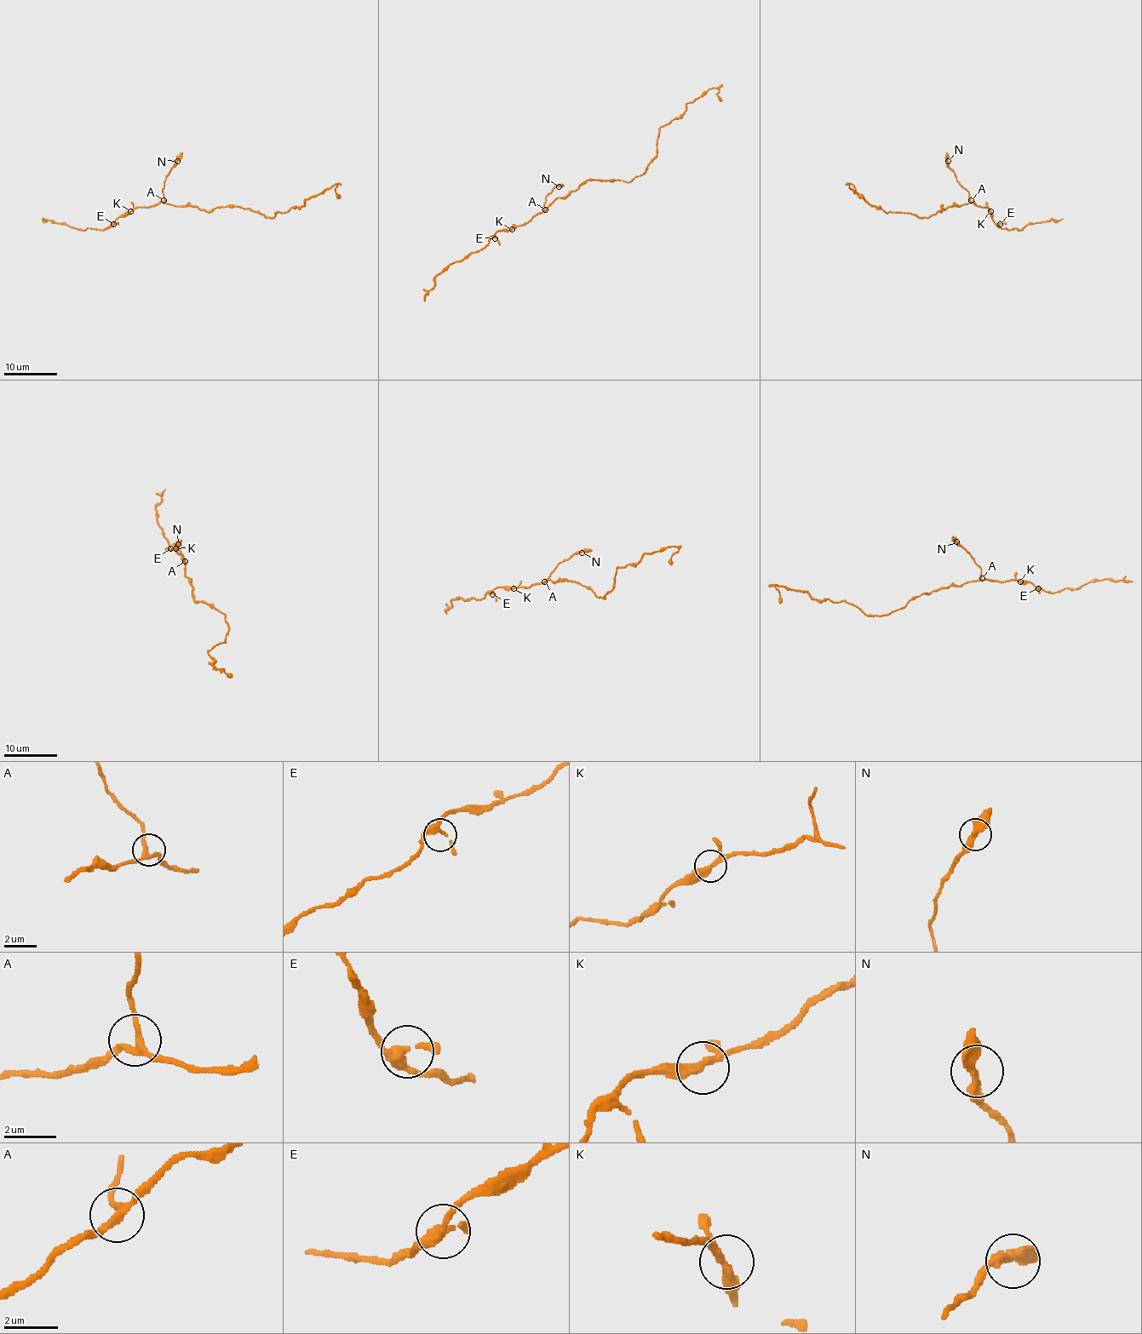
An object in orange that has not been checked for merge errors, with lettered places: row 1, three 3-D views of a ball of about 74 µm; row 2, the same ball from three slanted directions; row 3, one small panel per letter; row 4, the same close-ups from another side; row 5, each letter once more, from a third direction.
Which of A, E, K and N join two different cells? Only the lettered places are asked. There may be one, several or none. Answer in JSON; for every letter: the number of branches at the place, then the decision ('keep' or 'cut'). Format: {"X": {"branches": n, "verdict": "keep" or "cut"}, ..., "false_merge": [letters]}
{"A": {"branches": 3, "verdict": "keep"}, "E": {"branches": 3, "verdict": "keep"}, "K": {"branches": 3, "verdict": "keep"}, "N": {"branches": 2, "verdict": "keep"}, "false_merge": []}

